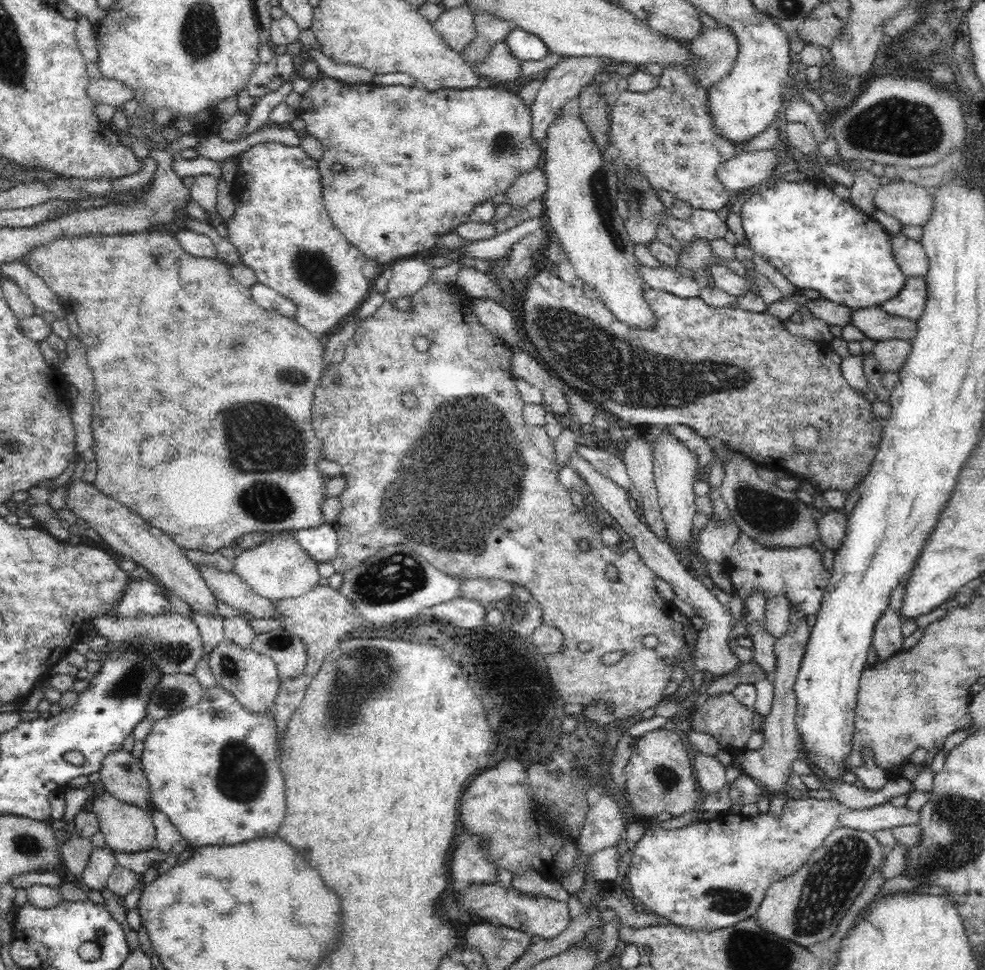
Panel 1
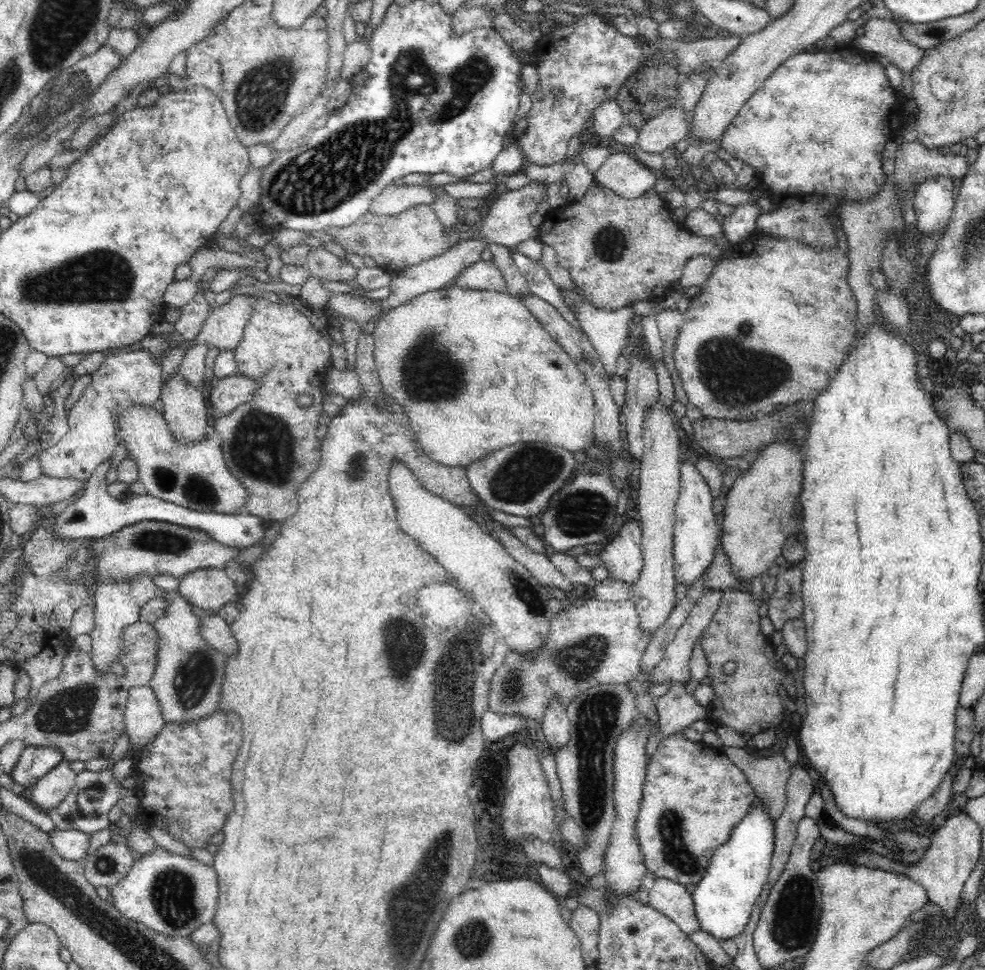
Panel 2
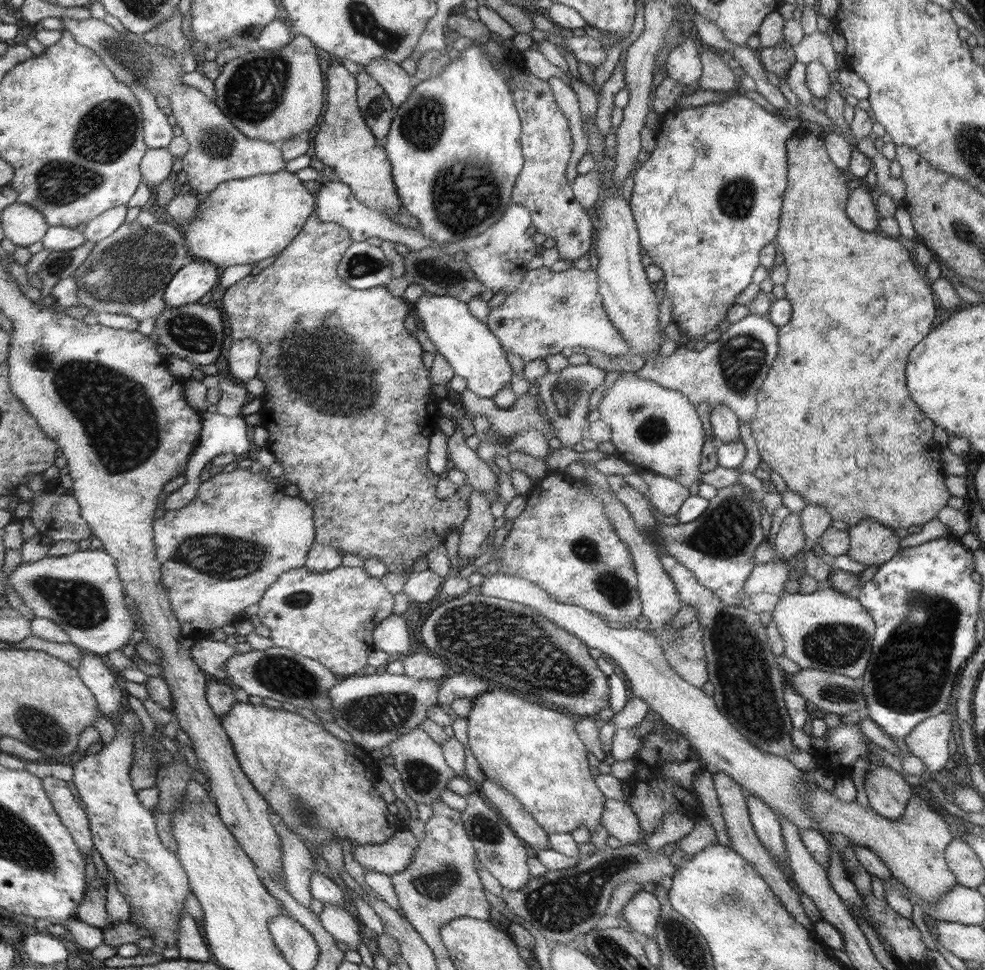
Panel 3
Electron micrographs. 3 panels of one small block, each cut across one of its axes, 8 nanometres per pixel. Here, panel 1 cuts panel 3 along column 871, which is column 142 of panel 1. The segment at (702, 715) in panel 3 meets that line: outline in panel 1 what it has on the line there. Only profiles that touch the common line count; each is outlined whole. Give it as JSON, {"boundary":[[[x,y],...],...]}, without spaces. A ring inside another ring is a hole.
{"boundary":[[[109,792],[94,798],[92,811],[98,819],[100,831],[105,836],[105,844],[113,851],[135,853],[155,846],[155,826],[153,815],[132,803],[124,803]]]}

